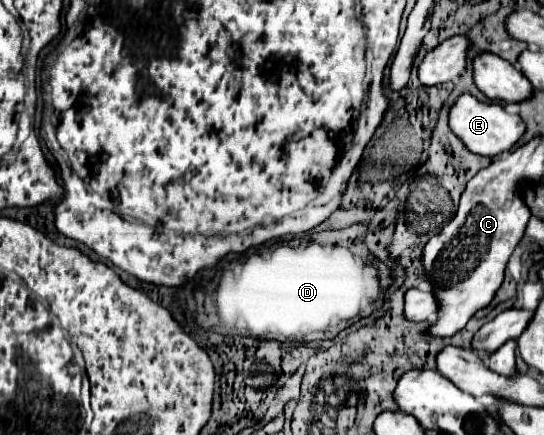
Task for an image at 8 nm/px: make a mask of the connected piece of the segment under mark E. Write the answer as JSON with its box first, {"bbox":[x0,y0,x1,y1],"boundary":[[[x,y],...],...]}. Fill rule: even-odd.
{"bbox":[448,93,526,155],"boundary":[[[462,93],[456,103],[450,107],[448,113],[448,125],[450,131],[472,151],[478,155],[498,155],[502,151],[508,151],[526,131],[526,125],[522,123],[520,115],[510,115],[506,113],[500,105],[496,103],[482,103],[470,93]]]}

